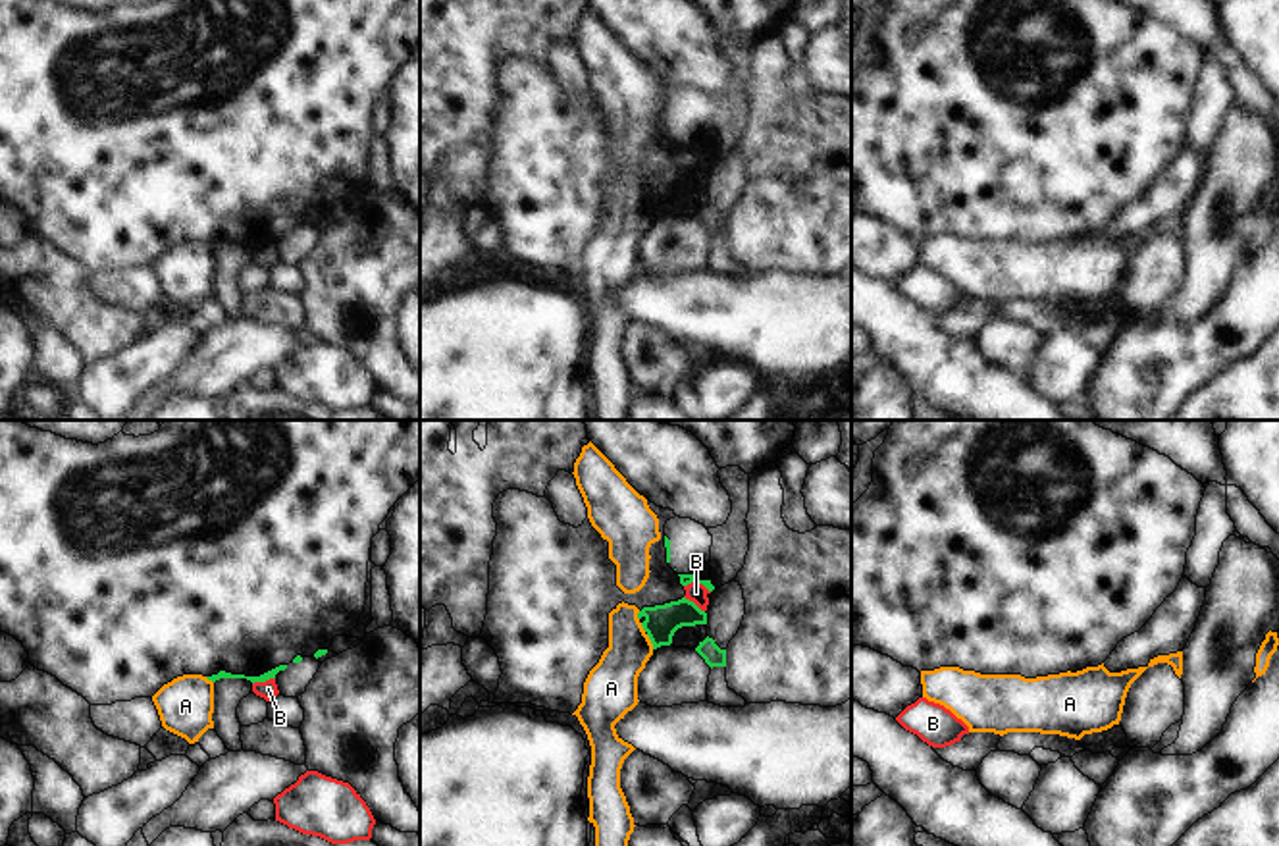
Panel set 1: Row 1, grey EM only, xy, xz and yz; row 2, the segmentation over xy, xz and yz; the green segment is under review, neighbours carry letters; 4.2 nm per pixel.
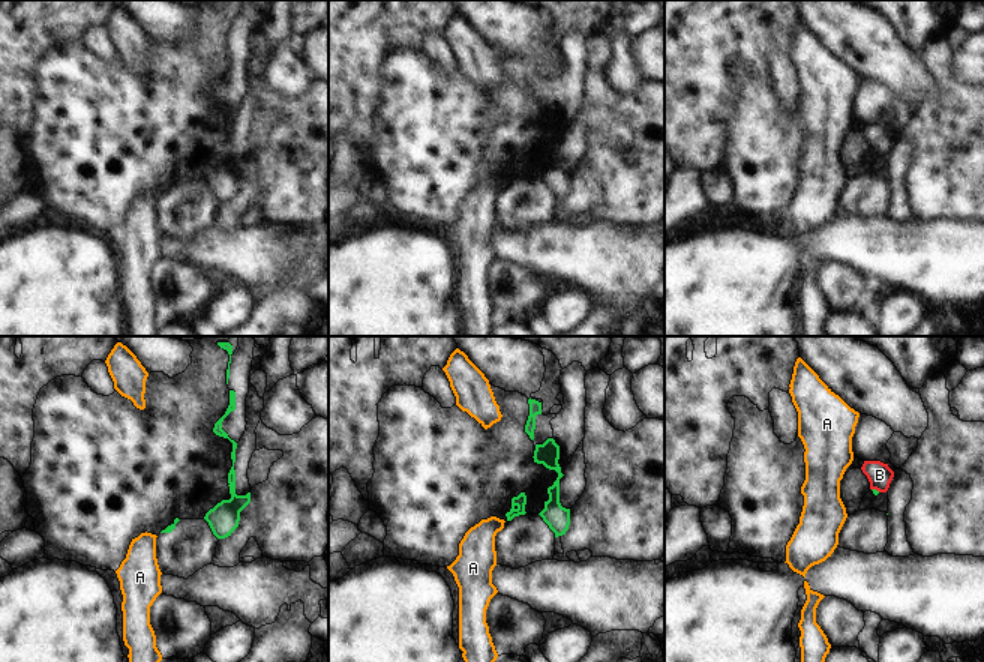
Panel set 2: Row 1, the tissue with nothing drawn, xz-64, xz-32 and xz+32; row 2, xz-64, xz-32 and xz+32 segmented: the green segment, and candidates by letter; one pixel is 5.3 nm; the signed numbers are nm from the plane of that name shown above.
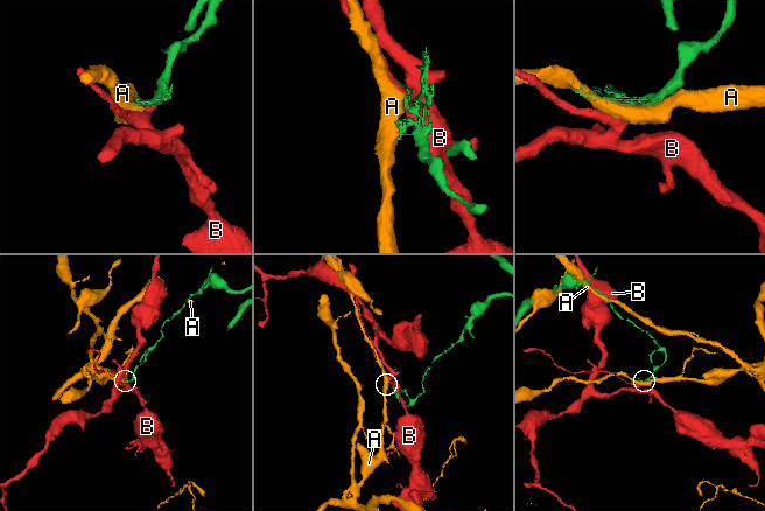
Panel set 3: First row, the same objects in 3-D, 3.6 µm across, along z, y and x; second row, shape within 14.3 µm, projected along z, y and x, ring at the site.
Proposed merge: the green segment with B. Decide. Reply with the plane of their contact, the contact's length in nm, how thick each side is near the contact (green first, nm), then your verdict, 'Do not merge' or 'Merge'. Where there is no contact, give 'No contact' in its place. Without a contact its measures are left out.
Touches green in xz. Shared border 120 nm. Thickness 50 nm (green) against 90 nm. Do not merge

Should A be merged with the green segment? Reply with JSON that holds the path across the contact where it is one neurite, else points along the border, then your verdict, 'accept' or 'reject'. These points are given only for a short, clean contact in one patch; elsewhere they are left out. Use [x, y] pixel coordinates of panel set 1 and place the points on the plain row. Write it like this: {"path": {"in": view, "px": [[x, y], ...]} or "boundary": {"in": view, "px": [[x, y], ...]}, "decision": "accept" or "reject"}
{"boundary": {"in": "xz", "px": [[646, 203], [653, 216]]}, "decision": "reject"}

